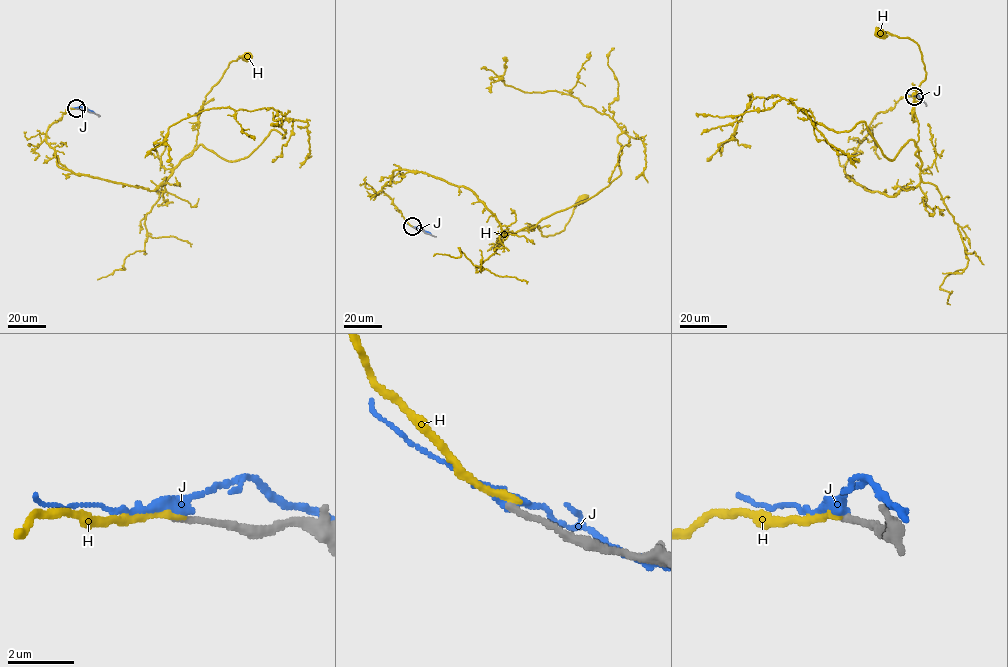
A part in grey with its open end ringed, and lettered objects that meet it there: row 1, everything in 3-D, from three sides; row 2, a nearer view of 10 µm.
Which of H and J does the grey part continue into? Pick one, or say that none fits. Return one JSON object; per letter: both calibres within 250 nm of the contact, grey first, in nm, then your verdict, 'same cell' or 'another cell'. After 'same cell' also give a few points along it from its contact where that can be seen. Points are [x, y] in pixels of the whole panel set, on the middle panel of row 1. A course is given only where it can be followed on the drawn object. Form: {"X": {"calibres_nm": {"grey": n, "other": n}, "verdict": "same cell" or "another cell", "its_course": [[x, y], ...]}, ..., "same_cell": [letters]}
{"H": {"calibres_nm": {"grey": 180, "other": 240}, "verdict": "another cell"}, "J": {"calibres_nm": {"grey": 190, "other": 340}, "verdict": "another cell"}, "same_cell": []}

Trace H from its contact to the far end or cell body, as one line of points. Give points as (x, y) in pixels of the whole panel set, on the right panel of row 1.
H: (914, 96), (872, 119), (847, 177), (887, 196), (920, 180), (921, 52), (879, 34)

